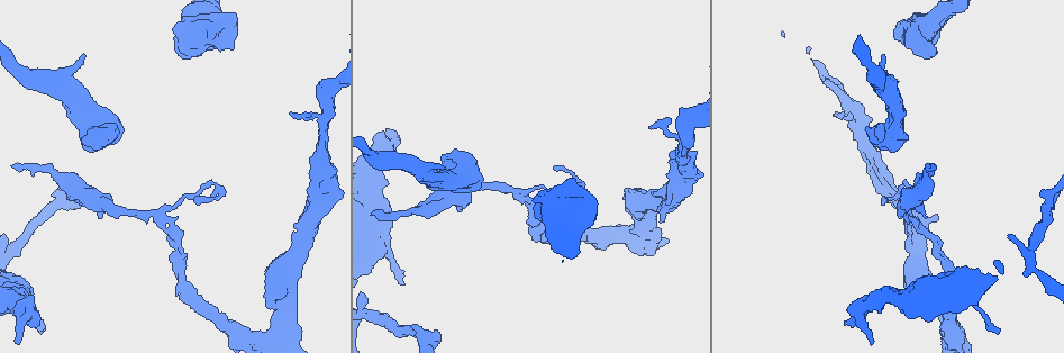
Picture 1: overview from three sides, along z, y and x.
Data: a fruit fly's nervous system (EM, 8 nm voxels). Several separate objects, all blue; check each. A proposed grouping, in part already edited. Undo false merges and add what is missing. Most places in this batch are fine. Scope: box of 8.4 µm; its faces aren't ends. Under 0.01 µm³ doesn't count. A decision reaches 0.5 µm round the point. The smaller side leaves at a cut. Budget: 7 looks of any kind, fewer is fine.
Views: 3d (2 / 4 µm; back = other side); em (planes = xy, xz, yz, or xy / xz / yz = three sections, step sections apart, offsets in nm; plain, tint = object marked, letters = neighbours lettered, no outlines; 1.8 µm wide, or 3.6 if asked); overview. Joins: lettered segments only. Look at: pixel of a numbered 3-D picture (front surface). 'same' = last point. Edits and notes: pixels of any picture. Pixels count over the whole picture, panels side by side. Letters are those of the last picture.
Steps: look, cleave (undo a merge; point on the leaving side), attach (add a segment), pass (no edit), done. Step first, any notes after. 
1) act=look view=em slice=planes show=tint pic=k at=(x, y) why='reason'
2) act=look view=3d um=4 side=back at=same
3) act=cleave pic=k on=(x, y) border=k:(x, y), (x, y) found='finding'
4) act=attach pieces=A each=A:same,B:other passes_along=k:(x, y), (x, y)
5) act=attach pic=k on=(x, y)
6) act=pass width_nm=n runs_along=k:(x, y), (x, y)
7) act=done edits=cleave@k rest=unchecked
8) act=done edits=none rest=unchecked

act=look view=em slice=planes show=letters pic=1 at=(917, 222) why='branch point'

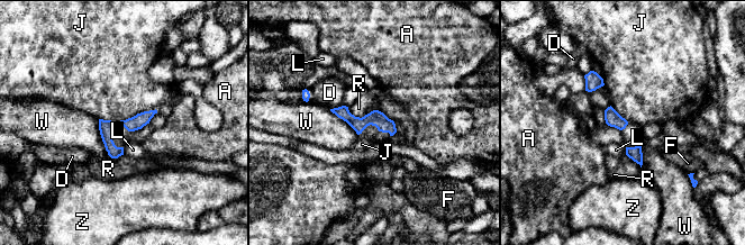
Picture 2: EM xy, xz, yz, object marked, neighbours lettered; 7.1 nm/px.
act=pass width_nm=100 each=A:other,D:other,F:other,J:other,L:other,R:other,W:other,Z:other found='all the same cell'

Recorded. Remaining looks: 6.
act=look view=em slice=xy step=16 show=tint pic=1 at=(640, 232) why='abrupt turn'

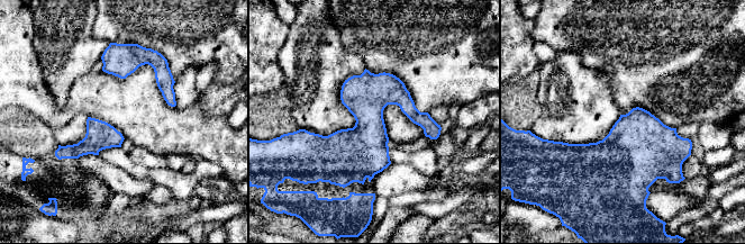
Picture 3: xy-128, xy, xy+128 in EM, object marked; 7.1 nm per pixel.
act=look view=em slice=planes show=letters at=same why='another direction'

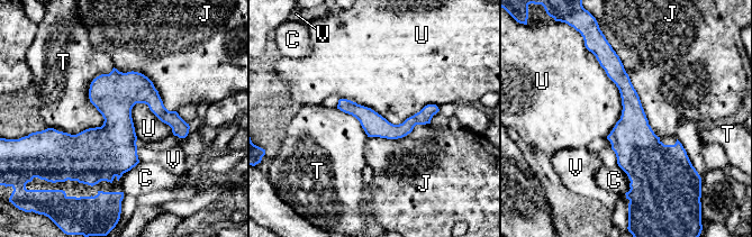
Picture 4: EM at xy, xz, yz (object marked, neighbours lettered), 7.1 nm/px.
act=pass each=C:other,J:other,T:other,U:other,V:other runs_along=4:(609, 52), (632, 105), (639, 183) found='continuous, no second cell'

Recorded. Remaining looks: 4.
act=look view=em um=3.6 slice=xz step=8 show=tint pic=1 at=(234, 47) why='branch stops here'

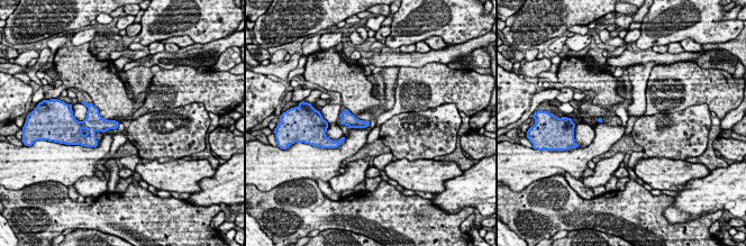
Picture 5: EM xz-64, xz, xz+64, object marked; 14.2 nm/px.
act=look view=em um=3.6 slice=xz step=8 show=letters at=same

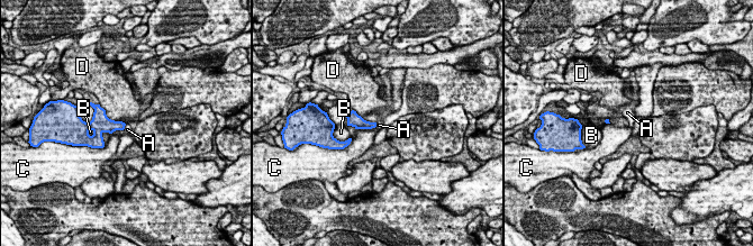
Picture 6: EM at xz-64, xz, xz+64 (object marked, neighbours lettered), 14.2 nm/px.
act=pass each=A:other,B:other,C:other,D:other border=6:(126, 125), (123, 129) found='none of them fits'

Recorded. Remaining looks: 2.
act=done edits=none rest=unchecked

